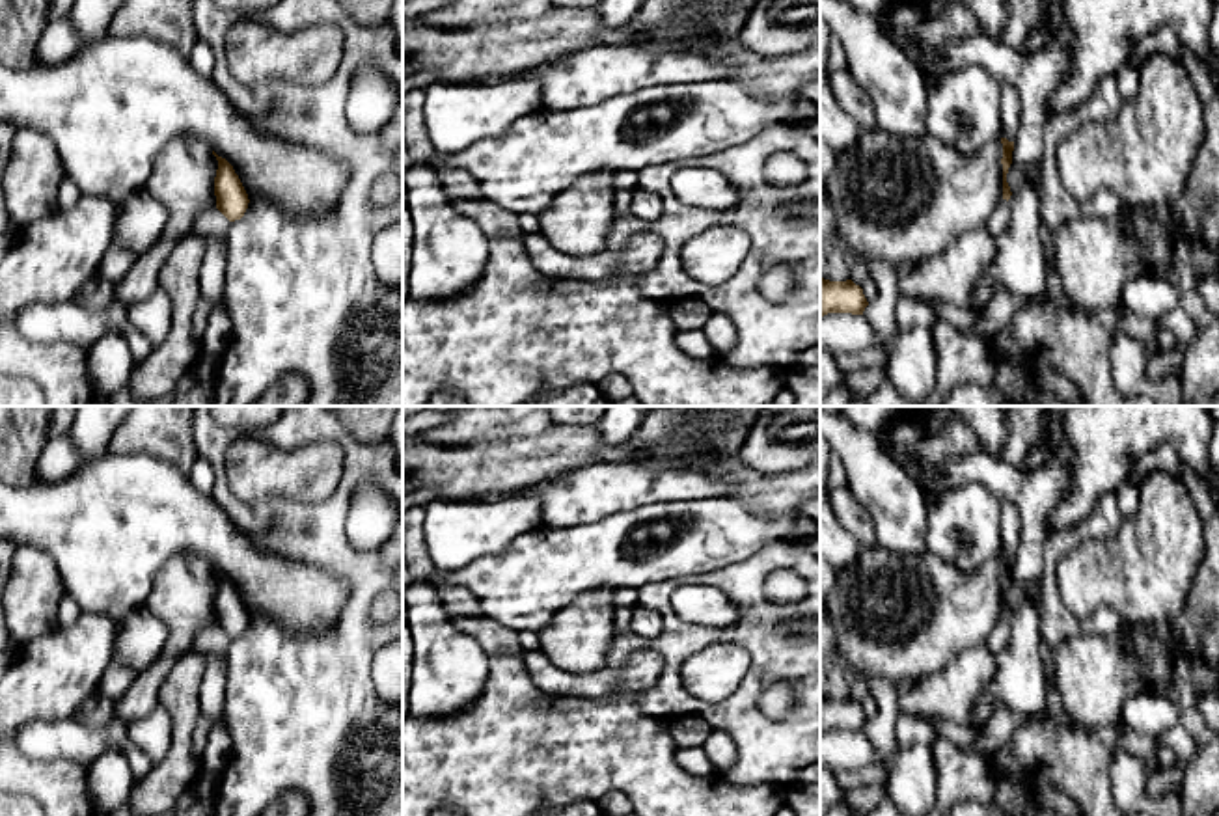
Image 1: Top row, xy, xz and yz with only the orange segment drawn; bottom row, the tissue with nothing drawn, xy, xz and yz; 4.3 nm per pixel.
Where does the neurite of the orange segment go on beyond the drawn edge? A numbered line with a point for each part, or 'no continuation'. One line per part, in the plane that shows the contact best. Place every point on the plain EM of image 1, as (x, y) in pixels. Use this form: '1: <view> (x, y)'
1: yz (1011, 518)

